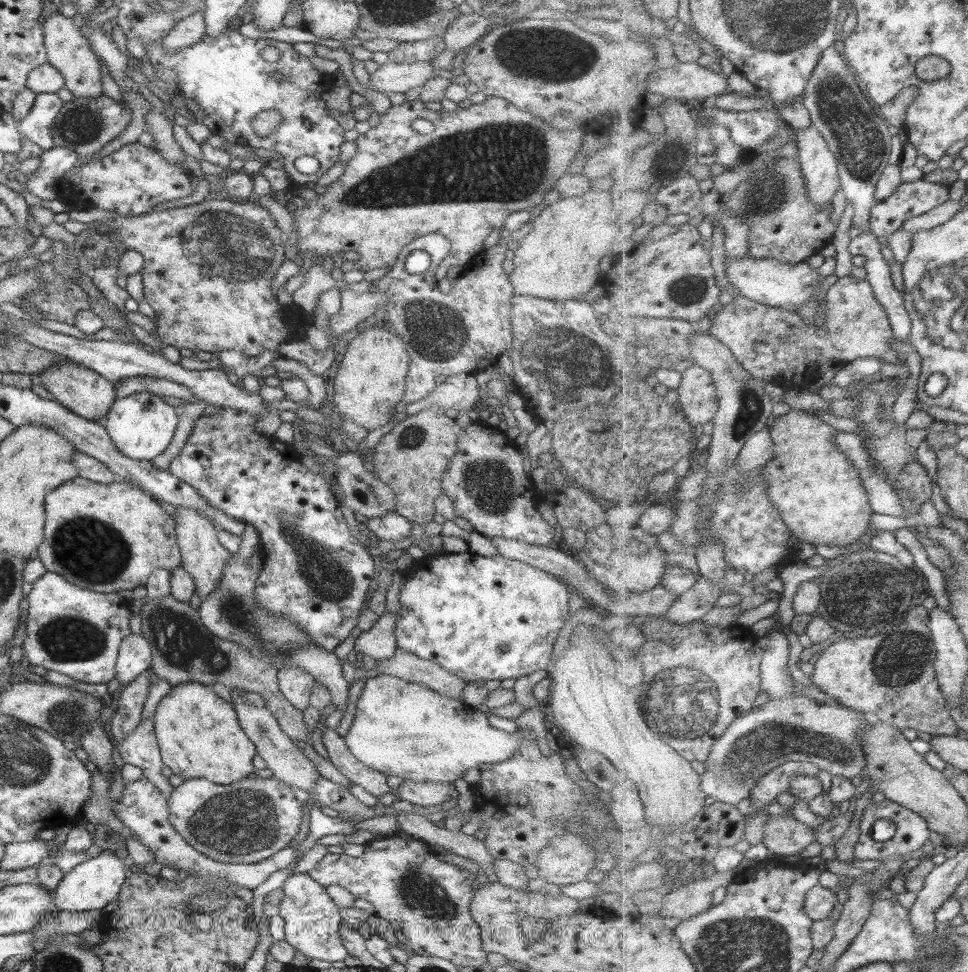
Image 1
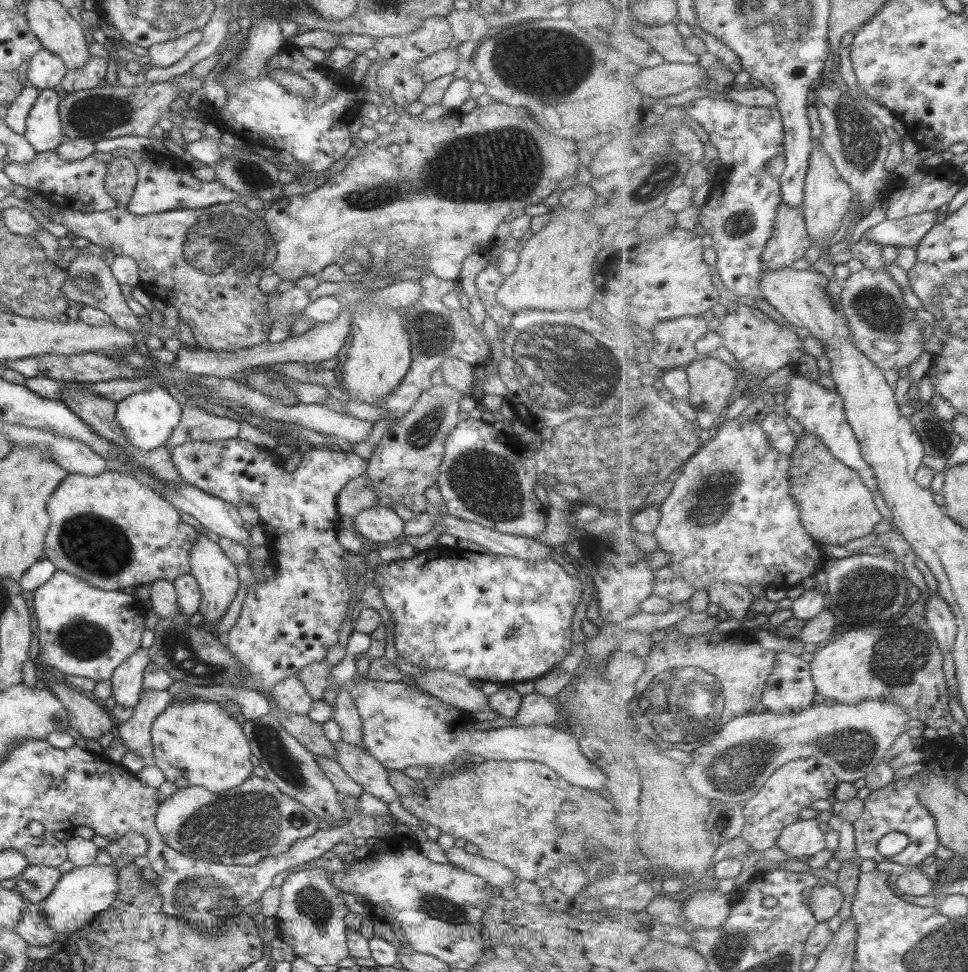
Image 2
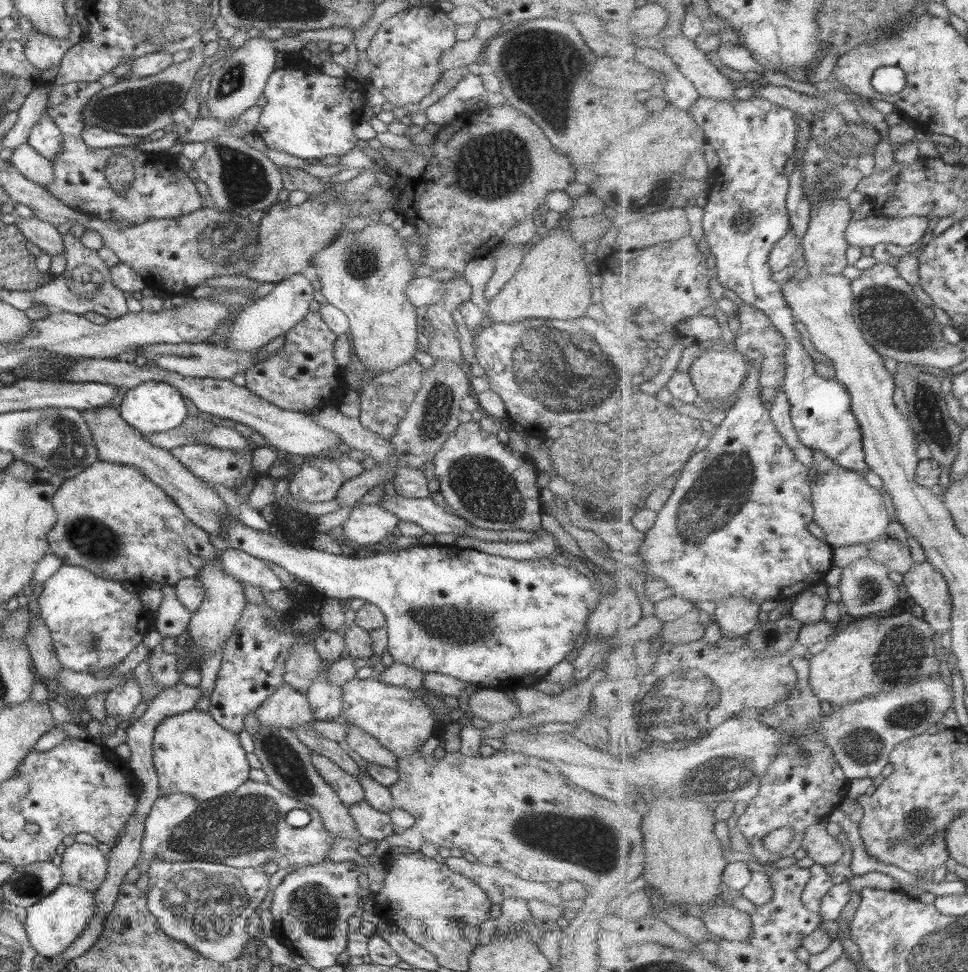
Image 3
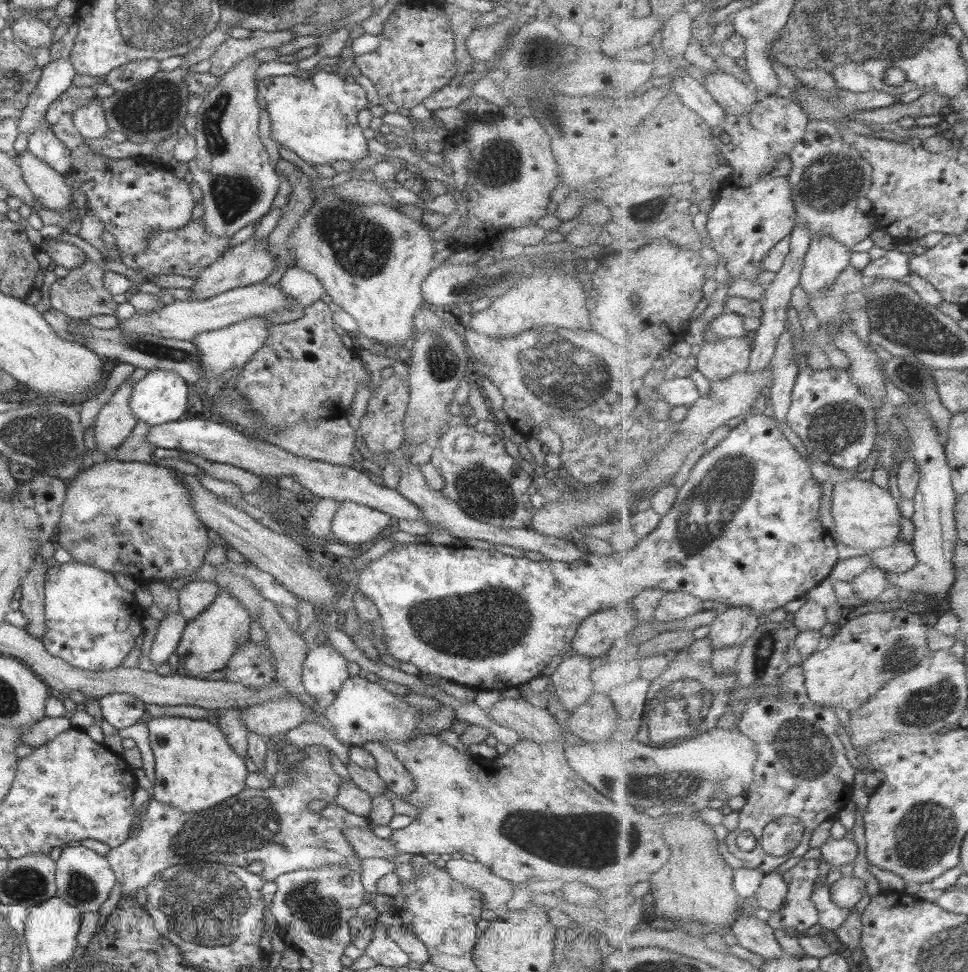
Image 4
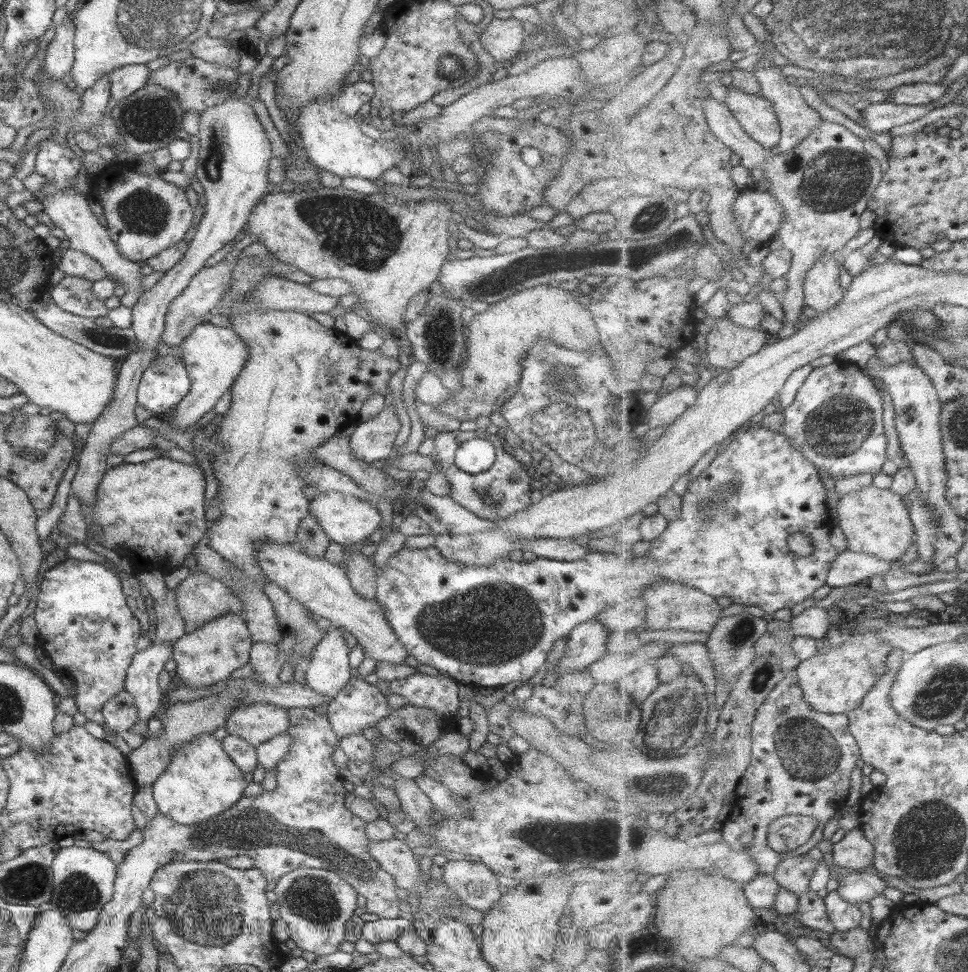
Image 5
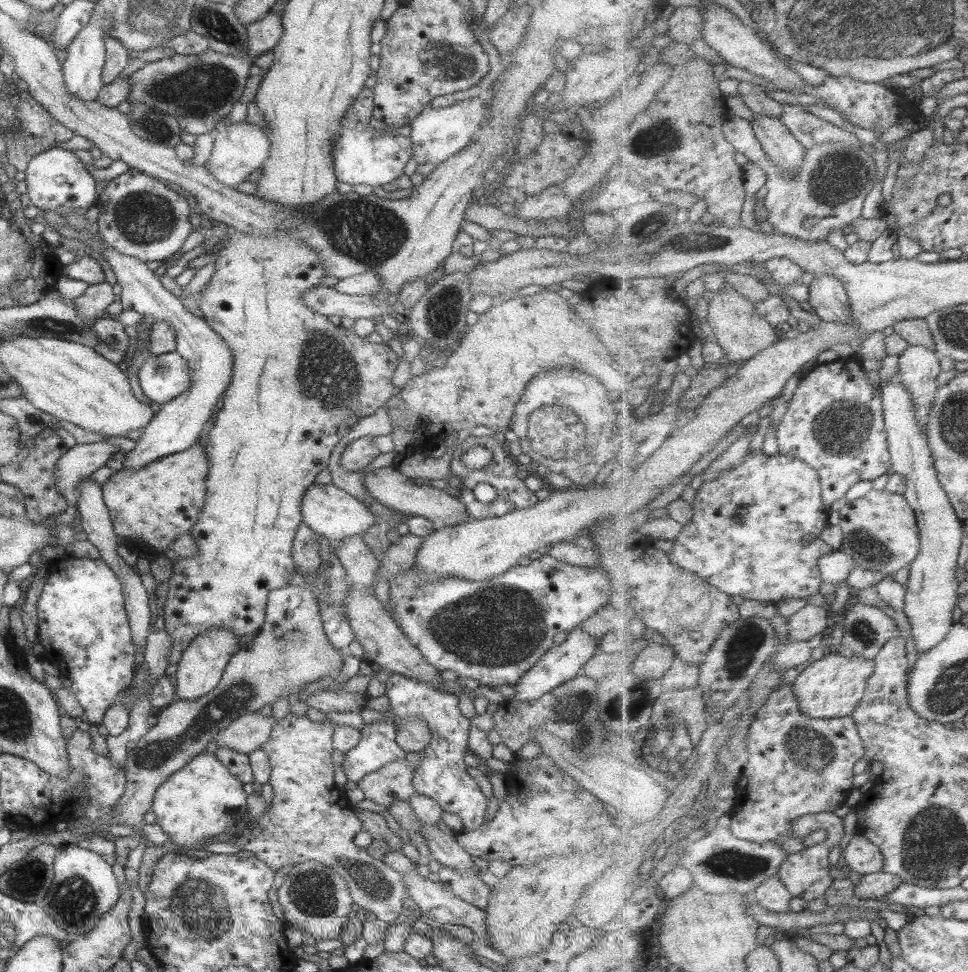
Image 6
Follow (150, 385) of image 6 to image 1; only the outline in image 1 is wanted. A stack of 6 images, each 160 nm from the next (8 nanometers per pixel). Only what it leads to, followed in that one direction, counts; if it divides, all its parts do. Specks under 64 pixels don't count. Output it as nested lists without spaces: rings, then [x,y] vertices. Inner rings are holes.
[[[136,392],[116,398],[108,408],[101,425],[107,431],[115,450],[131,460],[151,461],[169,446],[179,412],[150,392]]]

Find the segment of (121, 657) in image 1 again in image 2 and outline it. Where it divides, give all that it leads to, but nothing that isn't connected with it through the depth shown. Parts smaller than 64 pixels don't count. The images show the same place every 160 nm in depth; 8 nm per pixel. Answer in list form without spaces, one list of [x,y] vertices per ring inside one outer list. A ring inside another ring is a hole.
[[[139,646],[113,670],[110,694],[116,704],[127,708],[137,704],[141,694],[142,674],[149,661],[148,650]]]

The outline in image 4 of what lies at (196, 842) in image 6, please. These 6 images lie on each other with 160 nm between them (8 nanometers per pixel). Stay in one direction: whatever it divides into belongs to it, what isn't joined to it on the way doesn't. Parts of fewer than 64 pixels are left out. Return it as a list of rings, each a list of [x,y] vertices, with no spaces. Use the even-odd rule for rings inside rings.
[[[179,716],[146,717],[148,744],[154,756],[151,798],[182,810],[195,812],[241,792],[245,777],[243,759],[229,746],[225,736],[206,720]]]

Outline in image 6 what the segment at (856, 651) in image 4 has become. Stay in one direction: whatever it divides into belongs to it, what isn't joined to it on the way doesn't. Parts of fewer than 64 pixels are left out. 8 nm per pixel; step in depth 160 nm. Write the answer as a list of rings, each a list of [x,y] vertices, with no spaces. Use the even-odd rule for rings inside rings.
[[[828,654],[823,660],[813,661],[793,681],[802,713],[816,719],[852,716],[864,699],[868,680],[875,670],[875,660],[857,654],[850,658]]]

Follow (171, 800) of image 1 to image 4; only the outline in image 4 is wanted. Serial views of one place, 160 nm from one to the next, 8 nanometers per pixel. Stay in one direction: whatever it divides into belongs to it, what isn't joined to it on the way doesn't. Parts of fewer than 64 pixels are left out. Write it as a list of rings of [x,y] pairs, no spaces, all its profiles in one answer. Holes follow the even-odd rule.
[[[307,746],[305,759],[295,763],[294,778],[289,778],[281,789],[274,786],[263,790],[243,787],[241,792],[200,811],[183,812],[168,804],[149,799],[136,834],[129,836],[123,844],[110,848],[104,856],[113,871],[114,879],[121,884],[121,895],[133,897],[137,888],[144,887],[158,872],[173,866],[177,861],[190,858],[238,867],[245,867],[251,862],[261,862],[263,869],[259,875],[268,881],[273,881],[276,876],[285,872],[341,863],[347,865],[351,872],[360,874],[360,859],[345,840],[342,830],[345,827],[368,828],[367,821],[365,817],[351,814],[333,802],[340,777],[331,769],[327,751],[324,746]],[[311,800],[324,800],[326,807],[317,812],[311,811],[307,807]]]

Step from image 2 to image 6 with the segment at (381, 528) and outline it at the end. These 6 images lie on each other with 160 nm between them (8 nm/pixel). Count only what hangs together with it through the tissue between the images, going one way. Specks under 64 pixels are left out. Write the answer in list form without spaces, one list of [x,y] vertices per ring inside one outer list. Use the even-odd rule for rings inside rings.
[[[331,483],[327,485],[311,484],[303,494],[299,512],[301,512],[302,523],[315,535],[325,537],[329,543],[335,543],[351,536],[361,536],[376,521],[362,502],[358,502]]]

